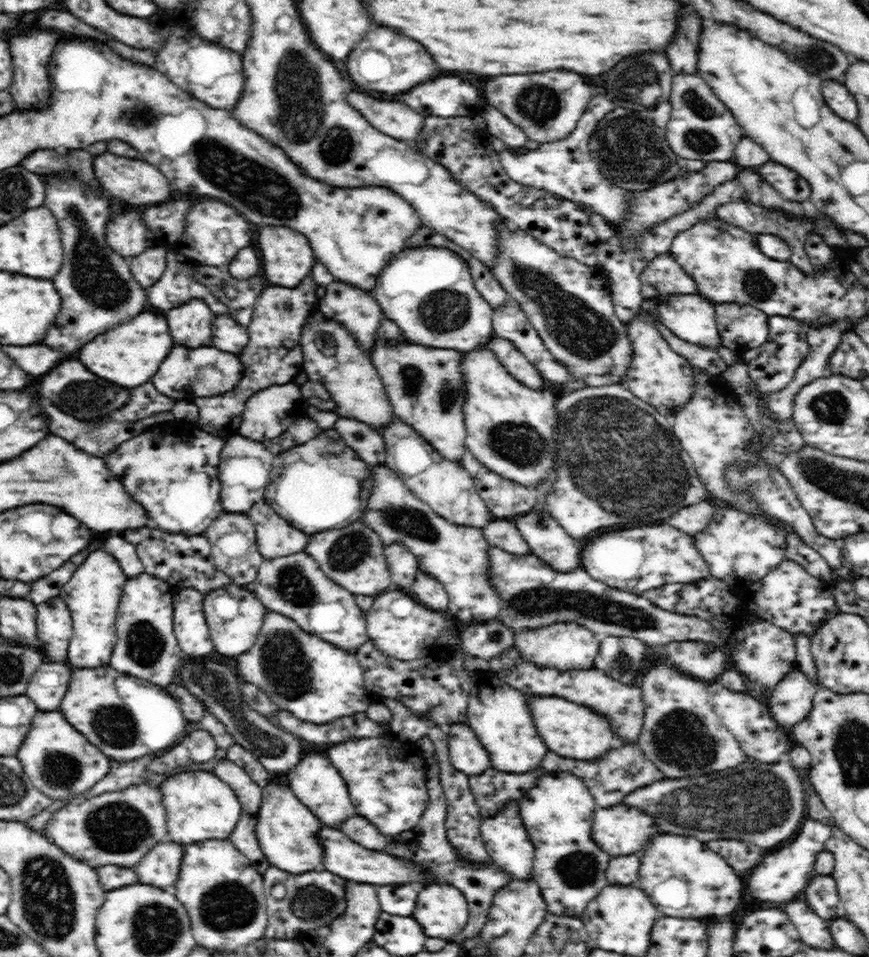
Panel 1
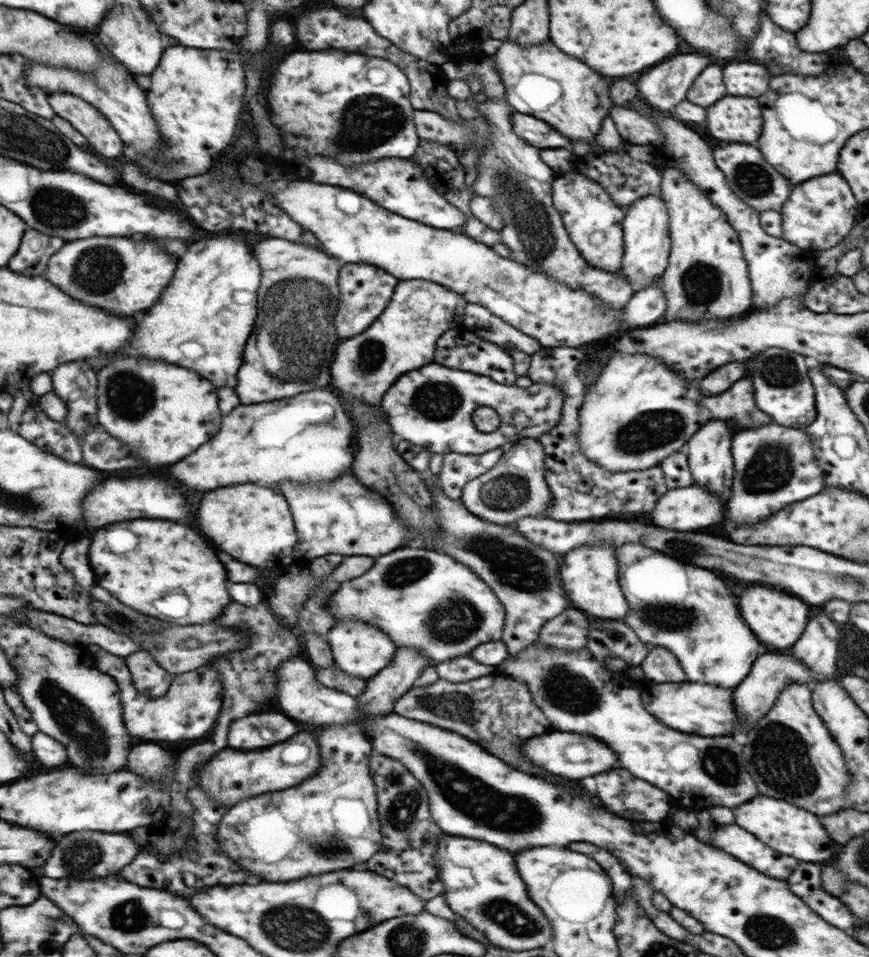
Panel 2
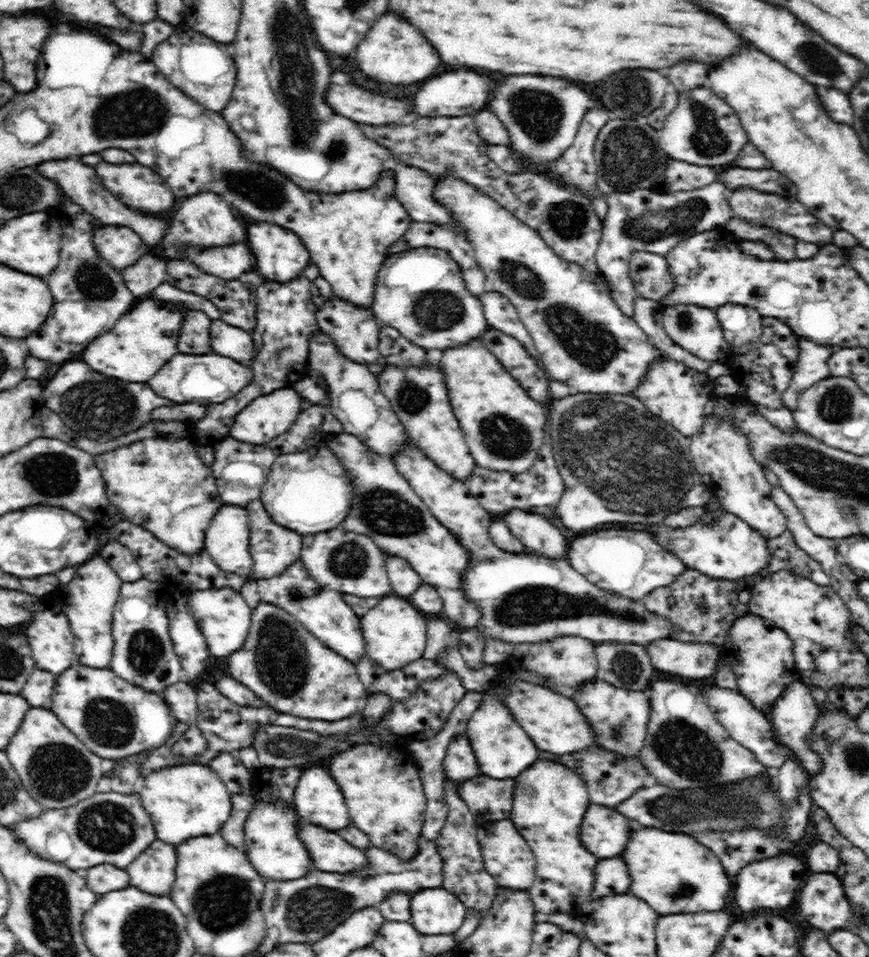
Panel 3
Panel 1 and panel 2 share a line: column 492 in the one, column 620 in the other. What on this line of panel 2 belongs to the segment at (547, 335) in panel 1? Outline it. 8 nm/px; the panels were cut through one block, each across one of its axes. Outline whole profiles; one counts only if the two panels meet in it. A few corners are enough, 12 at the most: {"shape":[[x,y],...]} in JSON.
{"shape":[[652,194],[623,206],[617,271],[638,291],[670,251],[668,214]]}

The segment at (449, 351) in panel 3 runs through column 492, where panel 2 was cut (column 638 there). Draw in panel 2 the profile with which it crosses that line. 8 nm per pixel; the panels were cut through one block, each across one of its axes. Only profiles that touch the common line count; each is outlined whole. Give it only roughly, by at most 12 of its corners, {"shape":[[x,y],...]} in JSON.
{"shape":[[609,354],[583,395],[582,455],[658,465],[710,420],[772,422],[750,380],[707,396],[658,358]]}

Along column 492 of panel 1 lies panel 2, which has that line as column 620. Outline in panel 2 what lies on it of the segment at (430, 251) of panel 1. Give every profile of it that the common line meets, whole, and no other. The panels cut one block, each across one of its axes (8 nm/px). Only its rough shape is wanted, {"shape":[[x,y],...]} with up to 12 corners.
{"shape":[[263,187],[344,263],[481,305],[541,347],[619,338],[621,309],[348,188]]}

